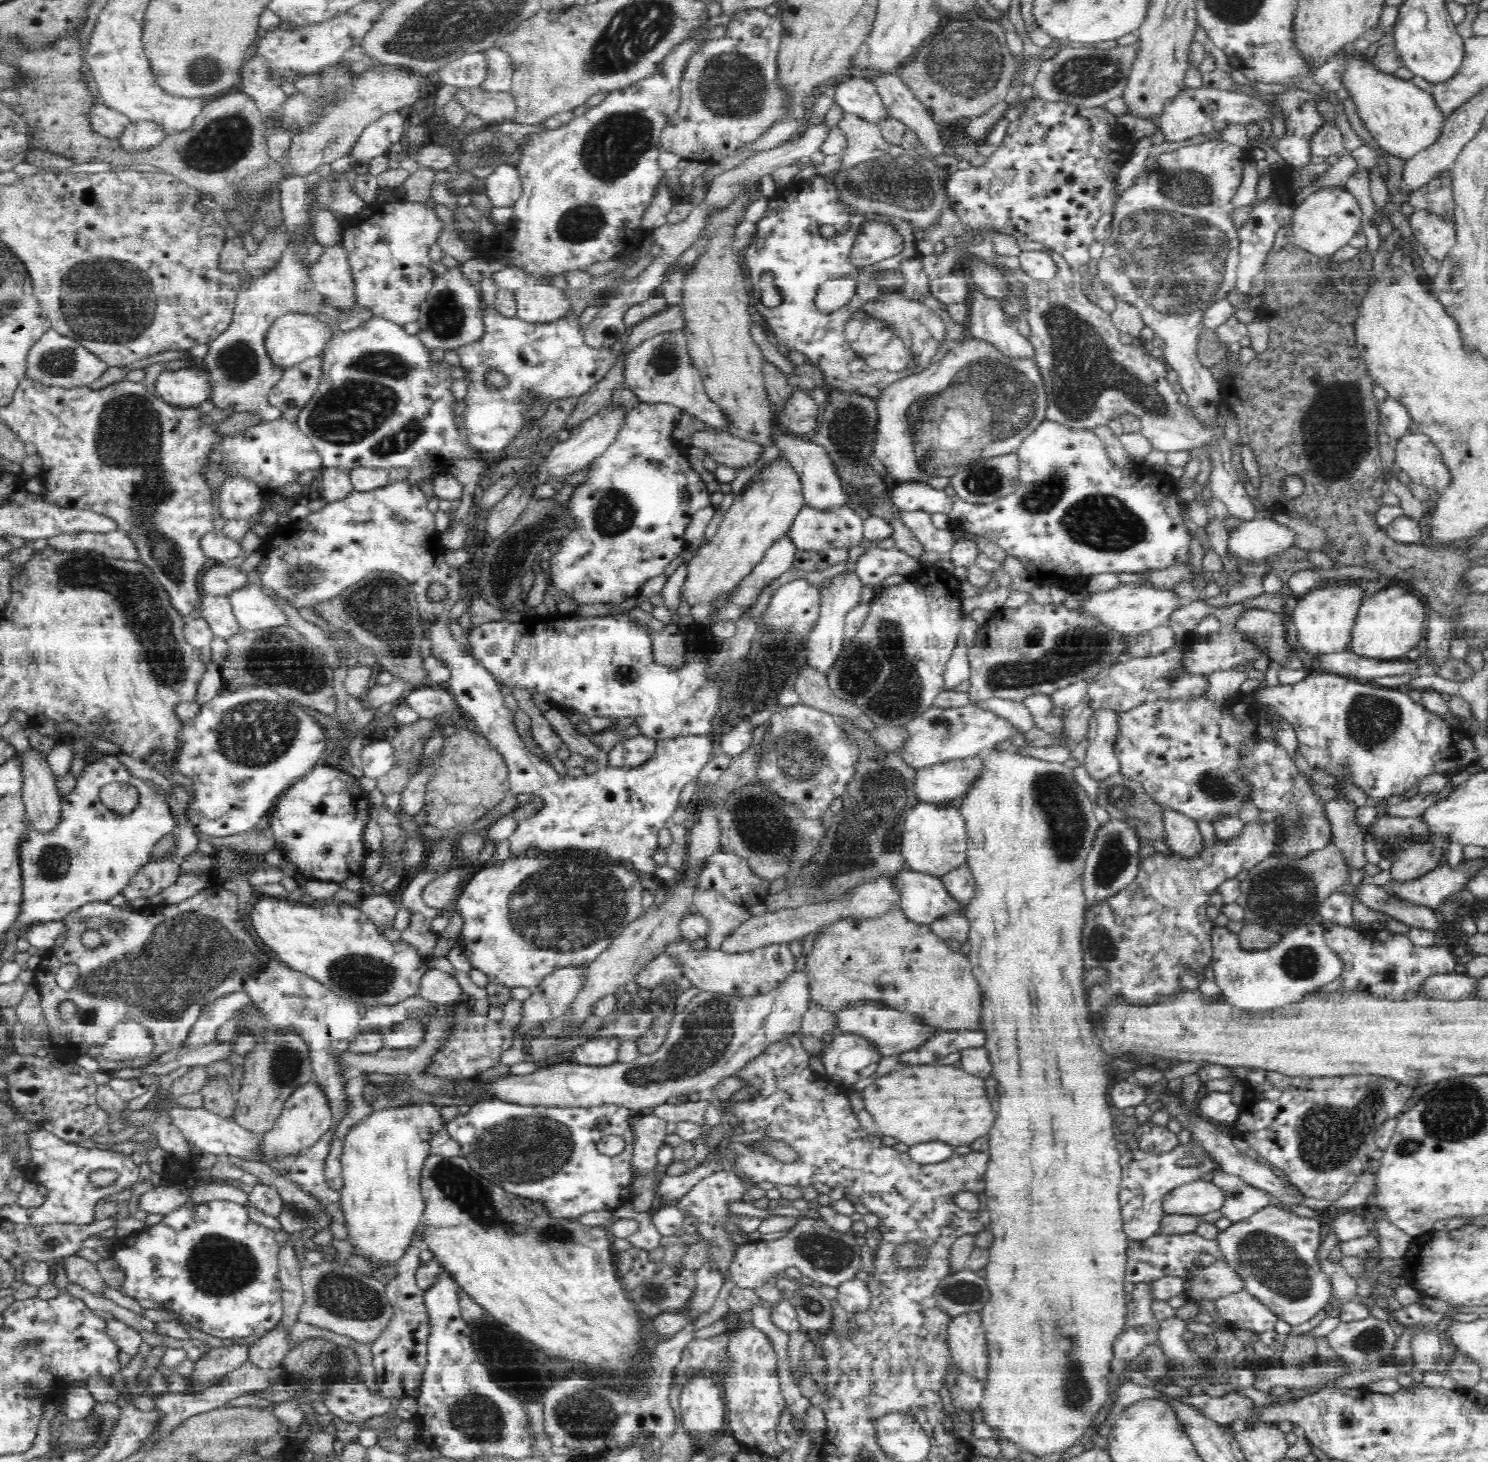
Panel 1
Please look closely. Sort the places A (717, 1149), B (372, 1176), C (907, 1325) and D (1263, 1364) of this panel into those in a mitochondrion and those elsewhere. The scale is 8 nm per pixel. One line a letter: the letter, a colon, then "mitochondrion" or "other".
A: other
B: other
C: other
D: other

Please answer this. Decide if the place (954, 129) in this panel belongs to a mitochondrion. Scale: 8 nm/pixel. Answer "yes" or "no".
no

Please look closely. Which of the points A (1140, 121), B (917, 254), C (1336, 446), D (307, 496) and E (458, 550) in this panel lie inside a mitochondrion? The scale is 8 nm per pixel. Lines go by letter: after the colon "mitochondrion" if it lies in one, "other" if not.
A: other
B: other
C: mitochondrion
D: other
E: other

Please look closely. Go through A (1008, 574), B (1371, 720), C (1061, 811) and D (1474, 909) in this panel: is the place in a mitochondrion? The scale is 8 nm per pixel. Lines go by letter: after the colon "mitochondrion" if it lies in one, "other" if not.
A: other
B: mitochondrion
C: mitochondrion
D: other

